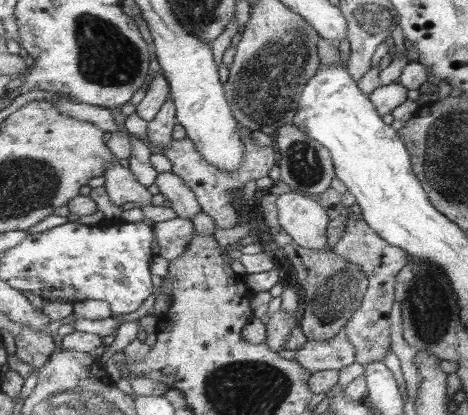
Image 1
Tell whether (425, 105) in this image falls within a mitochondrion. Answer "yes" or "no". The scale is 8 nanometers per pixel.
no

